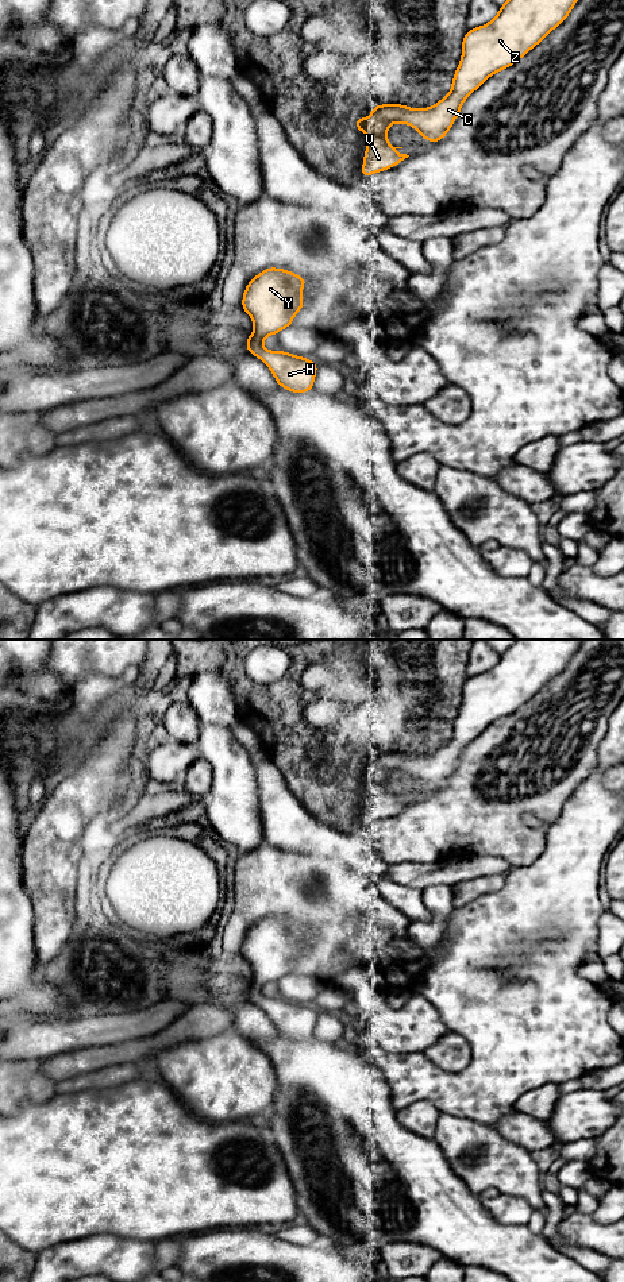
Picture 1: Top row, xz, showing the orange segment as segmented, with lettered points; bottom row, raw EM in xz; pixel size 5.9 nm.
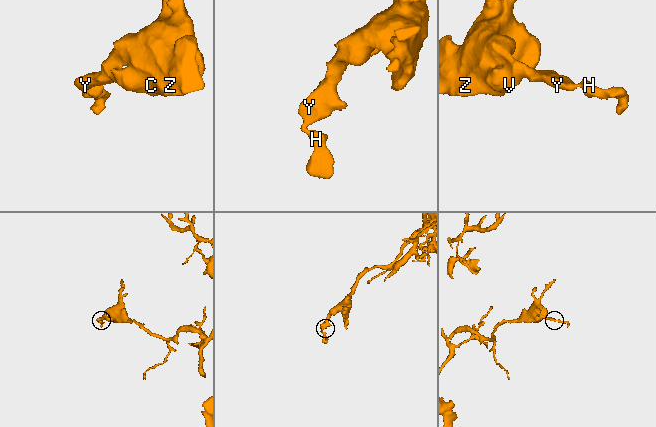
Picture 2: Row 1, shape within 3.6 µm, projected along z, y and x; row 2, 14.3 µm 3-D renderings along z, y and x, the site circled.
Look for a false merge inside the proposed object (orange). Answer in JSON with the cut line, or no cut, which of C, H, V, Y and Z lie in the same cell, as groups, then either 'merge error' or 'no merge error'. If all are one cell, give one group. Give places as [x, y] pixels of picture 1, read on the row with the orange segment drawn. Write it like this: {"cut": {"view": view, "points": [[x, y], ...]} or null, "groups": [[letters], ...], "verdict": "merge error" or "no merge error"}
{"cut": null, "groups": [["C", "H", "V", "Y", "Z"]], "verdict": "no merge error"}

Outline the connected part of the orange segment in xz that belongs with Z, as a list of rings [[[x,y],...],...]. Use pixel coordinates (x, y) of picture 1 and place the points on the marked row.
[[[506,0],[500,7],[498,13],[489,23],[467,30],[465,34],[462,40],[462,57],[452,77],[451,90],[446,97],[430,108],[409,108],[407,105],[393,103],[386,105],[377,104],[367,119],[359,116],[355,120],[355,130],[366,134],[366,152],[363,155],[363,166],[361,170],[362,178],[392,169],[409,157],[407,154],[396,154],[394,150],[402,147],[394,147],[388,143],[389,126],[394,123],[409,124],[427,142],[432,142],[435,144],[436,142],[442,140],[458,117],[465,100],[494,73],[515,65],[521,57],[527,55],[531,49],[539,45],[552,30],[565,22],[575,3],[577,0]]]

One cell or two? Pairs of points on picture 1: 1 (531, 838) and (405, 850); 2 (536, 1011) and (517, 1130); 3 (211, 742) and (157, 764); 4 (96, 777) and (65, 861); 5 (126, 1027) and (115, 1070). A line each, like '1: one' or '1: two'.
1: one
2: two
3: two
4: one
5: two

